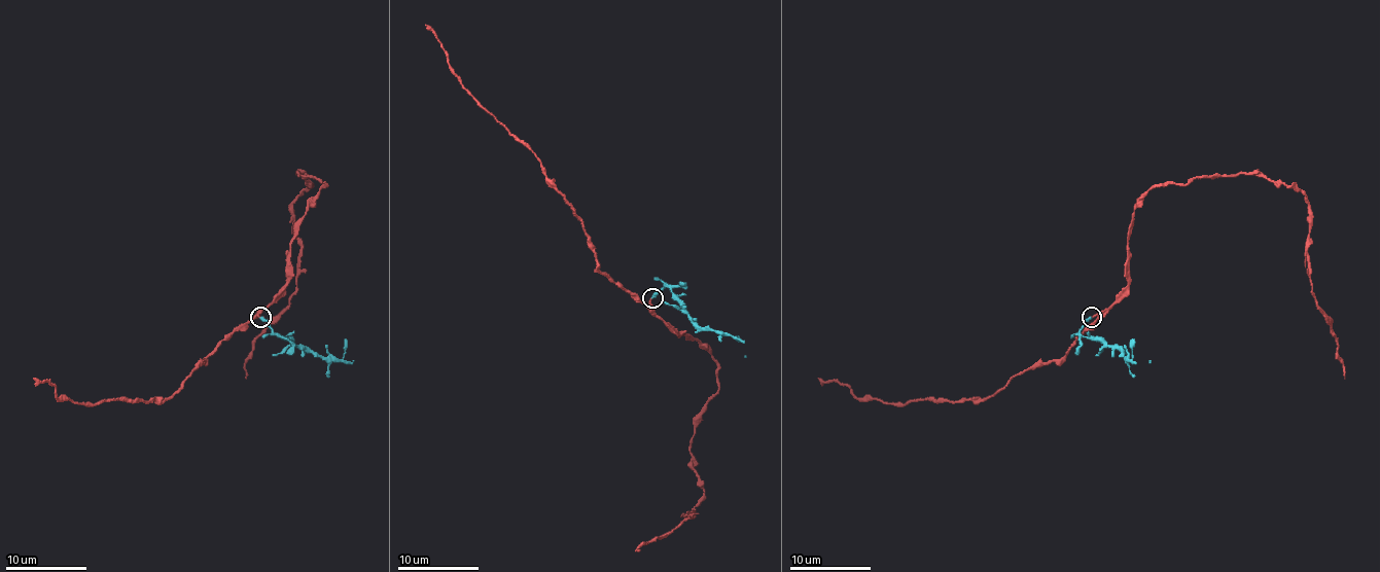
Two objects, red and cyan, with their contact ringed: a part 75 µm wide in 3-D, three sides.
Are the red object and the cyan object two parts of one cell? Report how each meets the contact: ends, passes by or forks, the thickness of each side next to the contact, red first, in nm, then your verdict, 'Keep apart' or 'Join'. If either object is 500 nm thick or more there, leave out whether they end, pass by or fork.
At the ring red ends. At the ring cyan ends. Thickness 160 nm (red) against 260 nm. Keep apart

